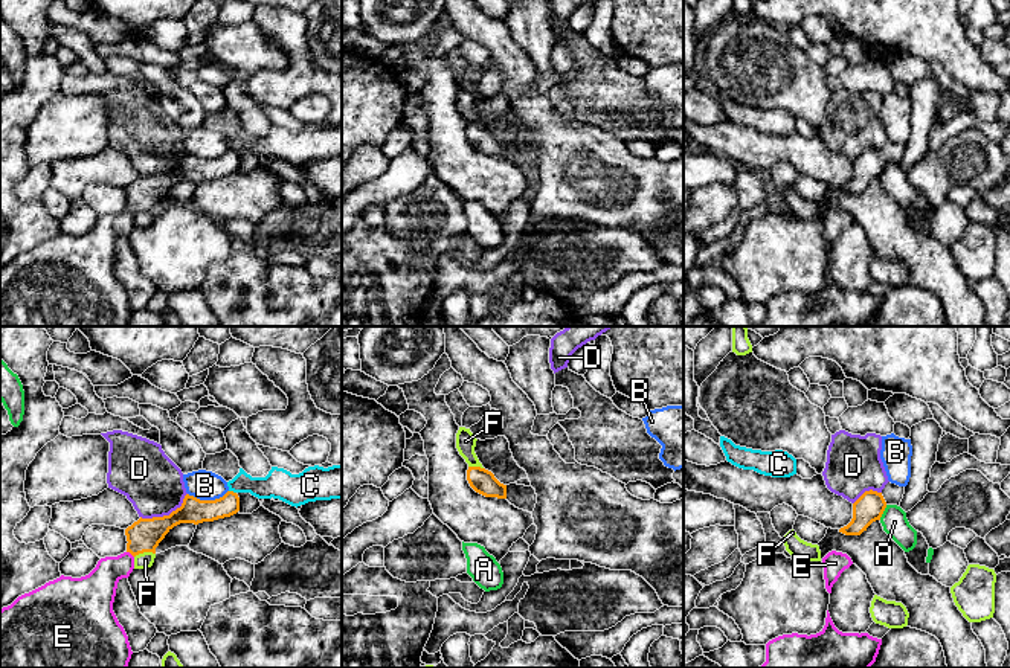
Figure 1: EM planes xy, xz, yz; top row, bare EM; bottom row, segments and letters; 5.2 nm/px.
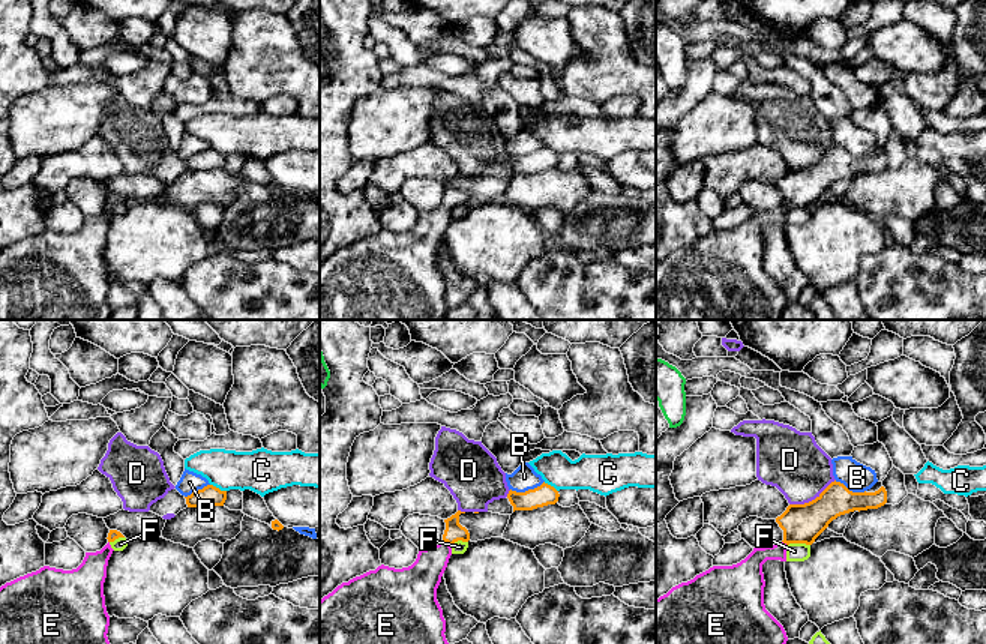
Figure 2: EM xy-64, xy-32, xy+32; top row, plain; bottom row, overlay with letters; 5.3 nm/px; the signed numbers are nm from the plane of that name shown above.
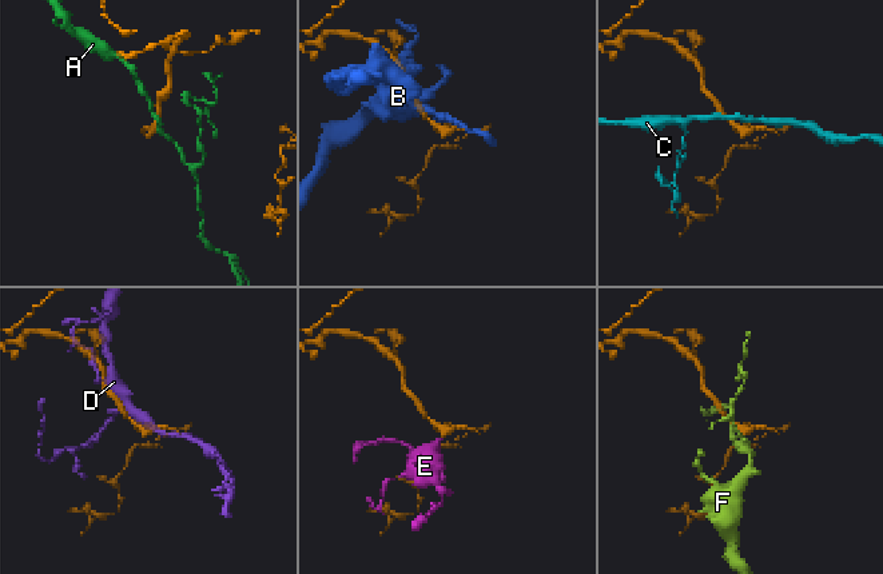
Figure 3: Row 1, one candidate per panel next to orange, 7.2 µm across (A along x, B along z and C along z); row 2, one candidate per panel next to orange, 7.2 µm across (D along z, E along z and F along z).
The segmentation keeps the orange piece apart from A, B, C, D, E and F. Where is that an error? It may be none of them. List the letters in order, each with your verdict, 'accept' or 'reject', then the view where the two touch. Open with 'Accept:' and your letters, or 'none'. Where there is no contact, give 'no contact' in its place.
Accept: E
A: reject; meets orange in yz
B: reject; meets orange in xy
C: reject; meets orange in xy
D: reject; meets orange in xy
E: accept; meets orange in xy
F: reject; meets orange in xy

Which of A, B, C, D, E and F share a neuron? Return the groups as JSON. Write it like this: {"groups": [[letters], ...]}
{"groups": [["A"], ["B"], ["C"], ["D"], ["E"], ["F"]]}

